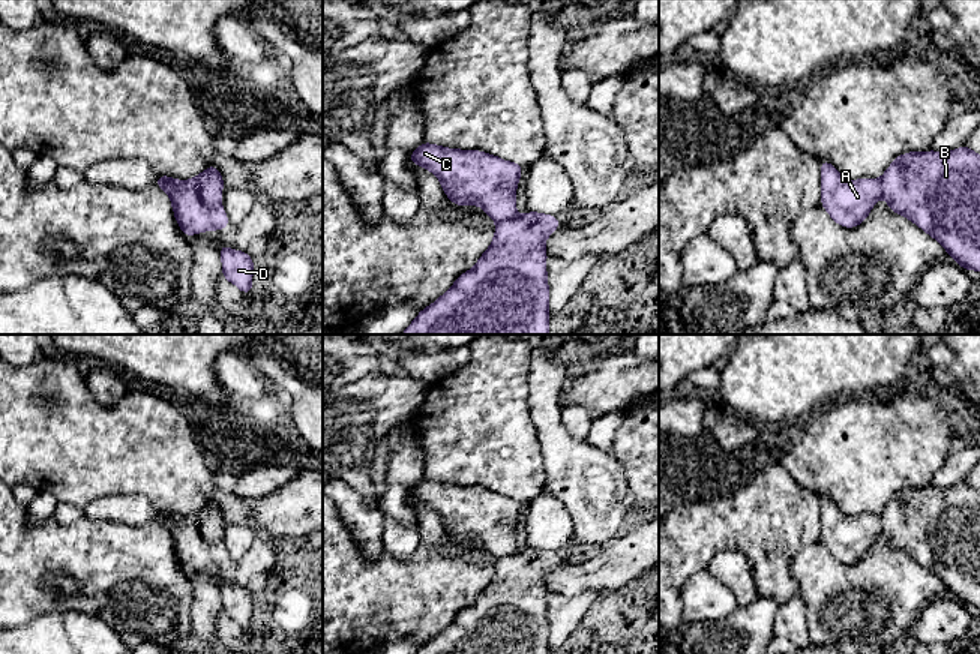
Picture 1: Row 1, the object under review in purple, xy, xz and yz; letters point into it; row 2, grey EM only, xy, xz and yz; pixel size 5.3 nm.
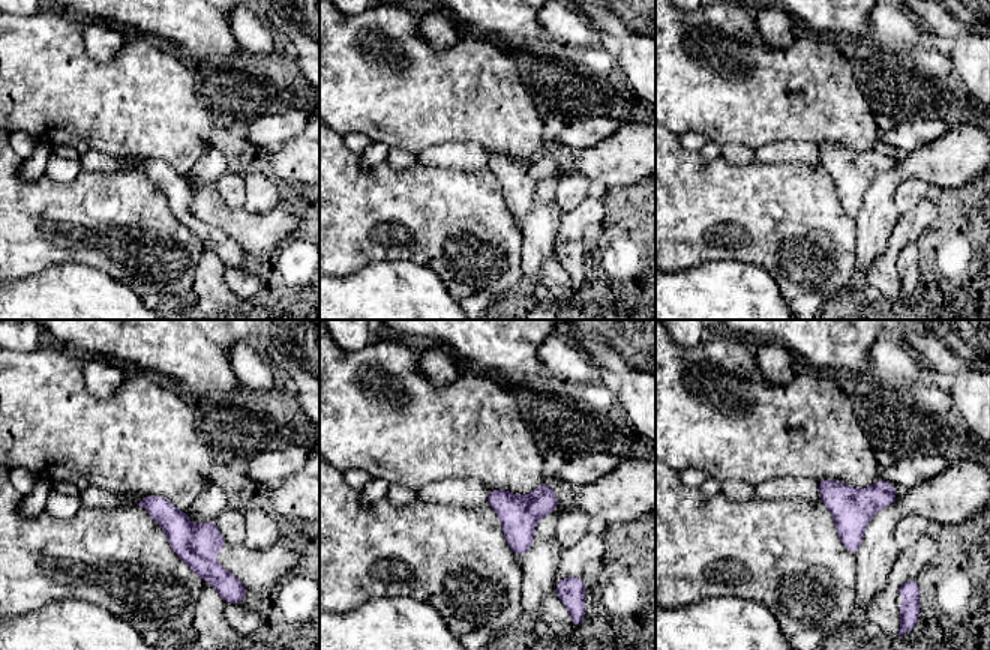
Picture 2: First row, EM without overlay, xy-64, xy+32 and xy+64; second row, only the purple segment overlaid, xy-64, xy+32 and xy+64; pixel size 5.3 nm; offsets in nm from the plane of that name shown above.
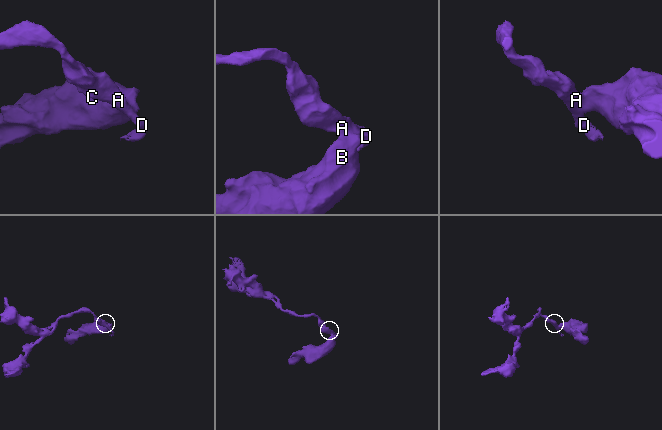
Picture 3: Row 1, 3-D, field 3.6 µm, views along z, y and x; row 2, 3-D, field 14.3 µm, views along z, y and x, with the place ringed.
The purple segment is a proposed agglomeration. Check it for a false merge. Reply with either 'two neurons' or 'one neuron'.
two neurons

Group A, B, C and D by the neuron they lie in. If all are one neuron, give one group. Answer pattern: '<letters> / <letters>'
A C D / B

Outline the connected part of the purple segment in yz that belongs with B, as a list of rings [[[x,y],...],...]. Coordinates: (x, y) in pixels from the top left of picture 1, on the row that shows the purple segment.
[[[968,146],[951,152],[909,152],[896,156],[879,178],[893,213],[939,242],[963,270],[980,272],[980,154]]]

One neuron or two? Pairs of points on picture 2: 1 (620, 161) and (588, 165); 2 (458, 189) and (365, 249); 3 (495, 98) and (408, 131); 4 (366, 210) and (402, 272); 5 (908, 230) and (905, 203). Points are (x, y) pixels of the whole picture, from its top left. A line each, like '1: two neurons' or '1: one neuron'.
1: one neuron
2: one neuron
3: one neuron
4: two neurons
5: two neurons

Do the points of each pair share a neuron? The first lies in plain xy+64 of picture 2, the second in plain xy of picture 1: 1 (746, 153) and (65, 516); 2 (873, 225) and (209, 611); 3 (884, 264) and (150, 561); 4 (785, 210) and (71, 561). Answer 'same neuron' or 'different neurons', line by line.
1: same neuron
2: same neuron
3: different neurons
4: same neuron

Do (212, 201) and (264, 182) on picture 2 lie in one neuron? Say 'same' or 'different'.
different

